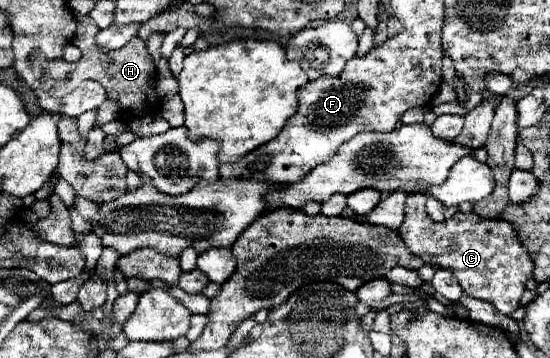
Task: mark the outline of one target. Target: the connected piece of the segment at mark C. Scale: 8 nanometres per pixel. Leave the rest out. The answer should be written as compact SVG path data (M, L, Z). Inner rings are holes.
M408 194L404 222L398 234L408 250L424 264L452 270L462 290L472 298L492 302L506 316L512 316L520 308L520 298L528 278L532 278L534 262L510 222L502 218L480 218L474 212L456 212L446 222L434 222L426 214L426 194Z

